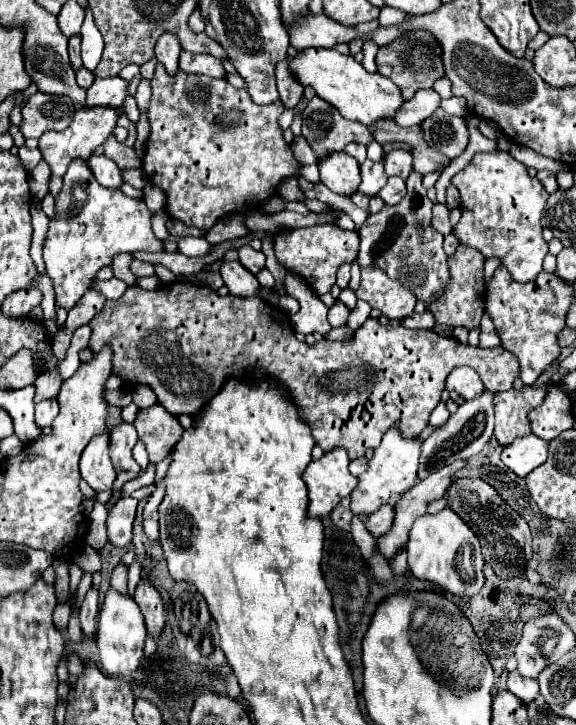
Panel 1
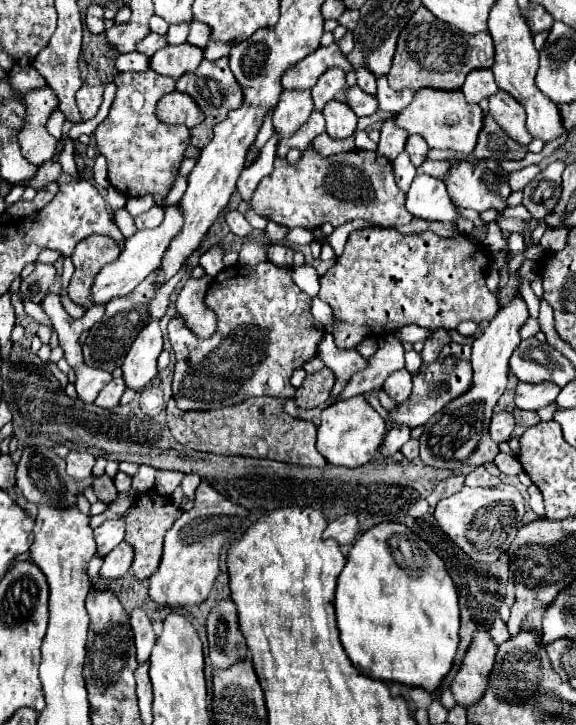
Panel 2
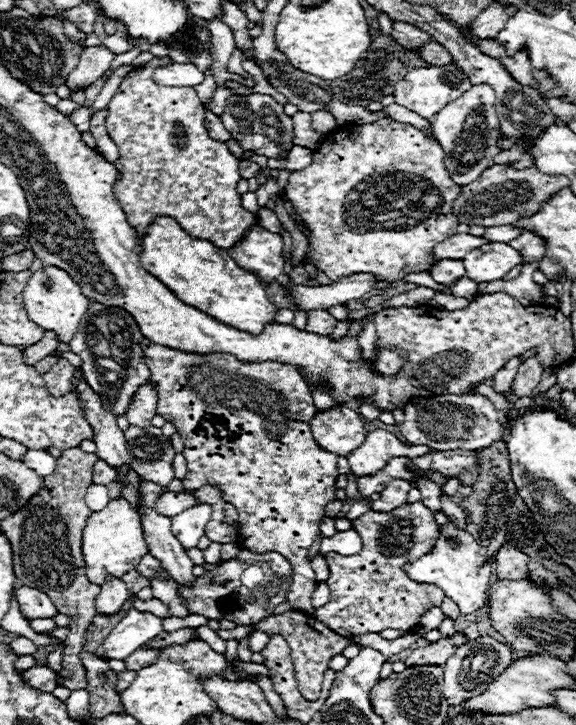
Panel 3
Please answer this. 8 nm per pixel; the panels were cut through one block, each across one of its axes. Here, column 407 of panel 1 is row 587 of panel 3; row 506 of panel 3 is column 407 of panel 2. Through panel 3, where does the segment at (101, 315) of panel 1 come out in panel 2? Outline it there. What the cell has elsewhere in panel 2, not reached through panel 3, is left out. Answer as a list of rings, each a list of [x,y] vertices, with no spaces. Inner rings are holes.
[[[450,342],[442,348],[440,356],[436,362],[426,364],[422,362],[418,374],[412,374],[412,394],[408,396],[406,402],[398,404],[396,408],[390,410],[390,420],[392,426],[408,426],[416,428],[428,422],[430,416],[440,412],[448,400],[454,400],[456,396],[464,394],[468,390],[468,384],[472,384],[472,366],[470,366],[470,346]]]

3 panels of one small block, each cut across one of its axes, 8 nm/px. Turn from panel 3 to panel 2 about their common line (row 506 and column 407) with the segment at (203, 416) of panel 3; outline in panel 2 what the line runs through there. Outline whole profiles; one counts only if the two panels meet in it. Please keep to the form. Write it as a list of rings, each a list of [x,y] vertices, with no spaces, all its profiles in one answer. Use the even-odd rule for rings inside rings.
[[[364,228],[354,230],[348,236],[344,254],[336,264],[320,278],[320,300],[324,300],[334,312],[334,324],[324,330],[334,336],[340,350],[350,350],[364,338],[380,338],[396,332],[402,326],[416,324],[422,328],[446,328],[454,330],[462,320],[472,320],[476,324],[492,320],[498,312],[496,296],[486,288],[484,272],[488,268],[488,252],[482,244],[472,244],[466,236],[460,238],[440,238],[434,232],[422,232],[414,236],[404,236],[394,228]]]

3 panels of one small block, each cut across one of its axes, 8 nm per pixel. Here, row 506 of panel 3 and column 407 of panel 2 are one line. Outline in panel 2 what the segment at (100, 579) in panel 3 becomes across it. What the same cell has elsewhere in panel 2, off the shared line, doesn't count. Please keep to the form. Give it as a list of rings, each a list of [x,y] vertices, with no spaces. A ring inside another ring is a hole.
[[[420,88],[414,92],[414,100],[394,116],[394,124],[398,128],[404,128],[408,134],[420,134],[430,148],[450,148],[460,154],[472,154],[482,118],[484,114],[480,106],[468,106],[460,90]]]

